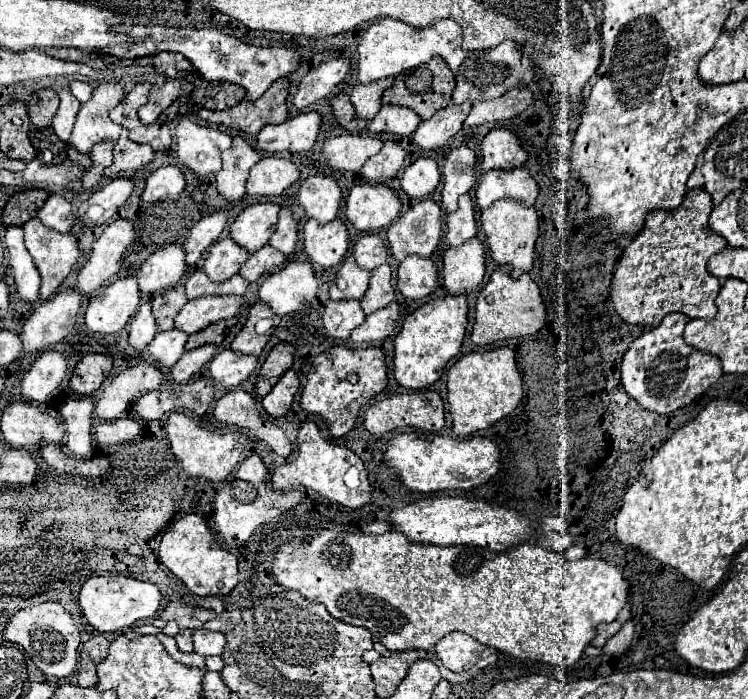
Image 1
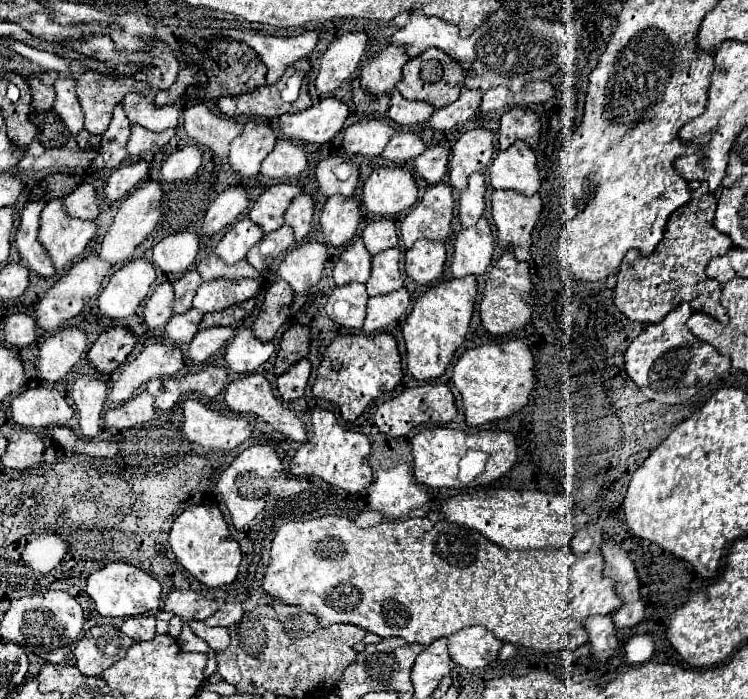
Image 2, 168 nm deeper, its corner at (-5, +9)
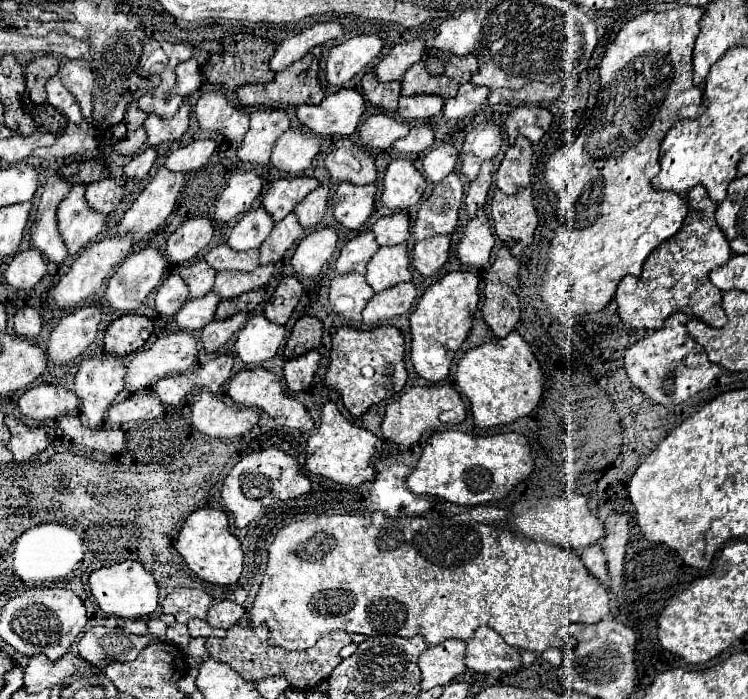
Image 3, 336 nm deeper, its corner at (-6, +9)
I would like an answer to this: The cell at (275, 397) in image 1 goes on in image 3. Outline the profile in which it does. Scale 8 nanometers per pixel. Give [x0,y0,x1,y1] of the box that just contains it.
[283,351,319,393]

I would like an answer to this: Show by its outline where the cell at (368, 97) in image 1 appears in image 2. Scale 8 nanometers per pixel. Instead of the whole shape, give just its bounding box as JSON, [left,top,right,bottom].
[360,45,410,93]

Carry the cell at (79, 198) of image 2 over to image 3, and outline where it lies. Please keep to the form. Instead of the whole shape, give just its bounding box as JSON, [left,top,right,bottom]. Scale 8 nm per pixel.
[85,179,123,215]

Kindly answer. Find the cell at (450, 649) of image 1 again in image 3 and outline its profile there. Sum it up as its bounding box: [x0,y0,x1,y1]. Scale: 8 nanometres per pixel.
[465,627,521,673]

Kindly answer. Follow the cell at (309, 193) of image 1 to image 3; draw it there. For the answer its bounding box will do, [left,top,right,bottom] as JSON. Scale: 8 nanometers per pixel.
[325,138,377,185]

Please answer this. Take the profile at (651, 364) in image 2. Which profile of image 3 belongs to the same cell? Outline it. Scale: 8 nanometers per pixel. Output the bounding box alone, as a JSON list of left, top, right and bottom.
[625,313,725,405]

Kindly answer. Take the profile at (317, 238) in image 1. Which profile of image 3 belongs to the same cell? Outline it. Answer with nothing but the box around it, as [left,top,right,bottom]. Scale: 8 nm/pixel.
[333,183,377,229]

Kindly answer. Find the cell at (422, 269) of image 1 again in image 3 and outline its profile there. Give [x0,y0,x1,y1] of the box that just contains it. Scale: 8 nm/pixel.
[413,235,451,277]

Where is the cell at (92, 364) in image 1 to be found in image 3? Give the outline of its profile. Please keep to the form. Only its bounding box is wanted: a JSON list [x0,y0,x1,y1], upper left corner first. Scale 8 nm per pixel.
[105,315,151,357]

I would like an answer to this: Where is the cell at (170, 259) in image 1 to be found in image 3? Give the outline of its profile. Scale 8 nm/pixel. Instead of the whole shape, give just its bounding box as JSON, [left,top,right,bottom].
[165,217,213,265]

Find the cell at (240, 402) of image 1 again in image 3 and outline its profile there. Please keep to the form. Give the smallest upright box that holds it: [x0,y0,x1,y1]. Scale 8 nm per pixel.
[227,367,313,431]

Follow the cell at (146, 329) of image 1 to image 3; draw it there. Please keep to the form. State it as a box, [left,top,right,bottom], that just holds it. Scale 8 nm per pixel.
[155,269,187,317]

